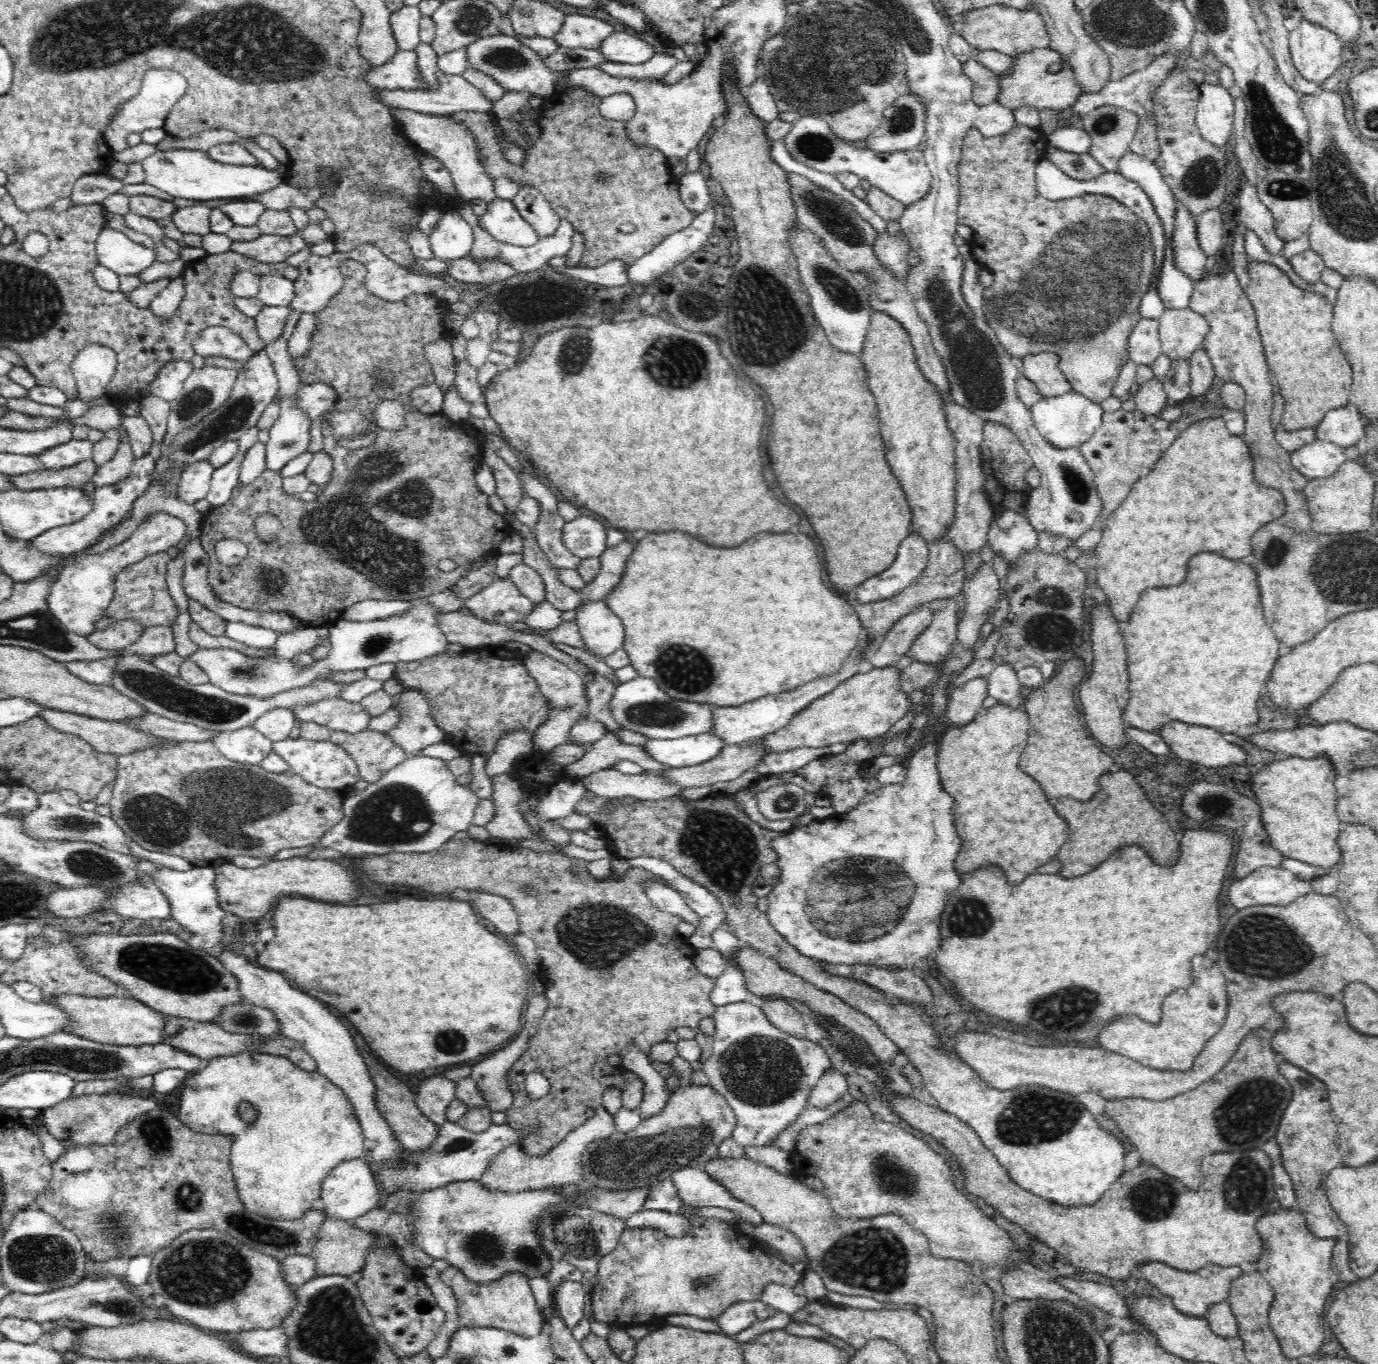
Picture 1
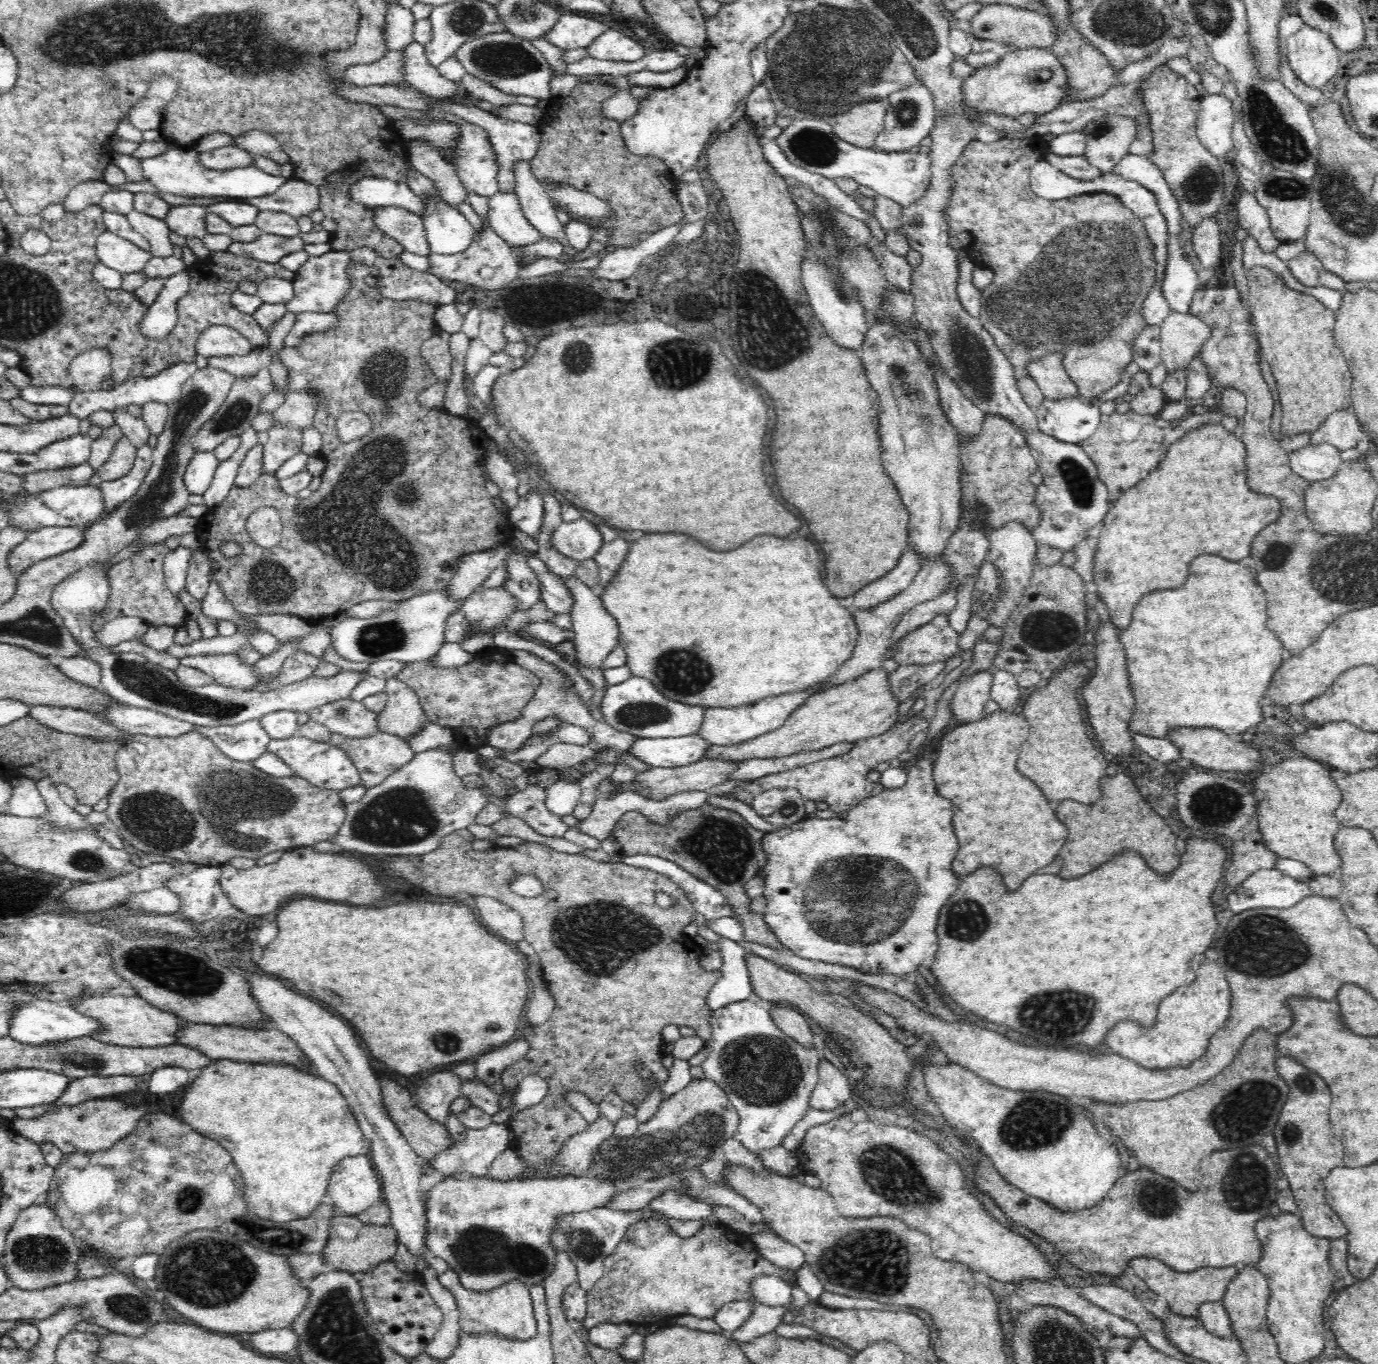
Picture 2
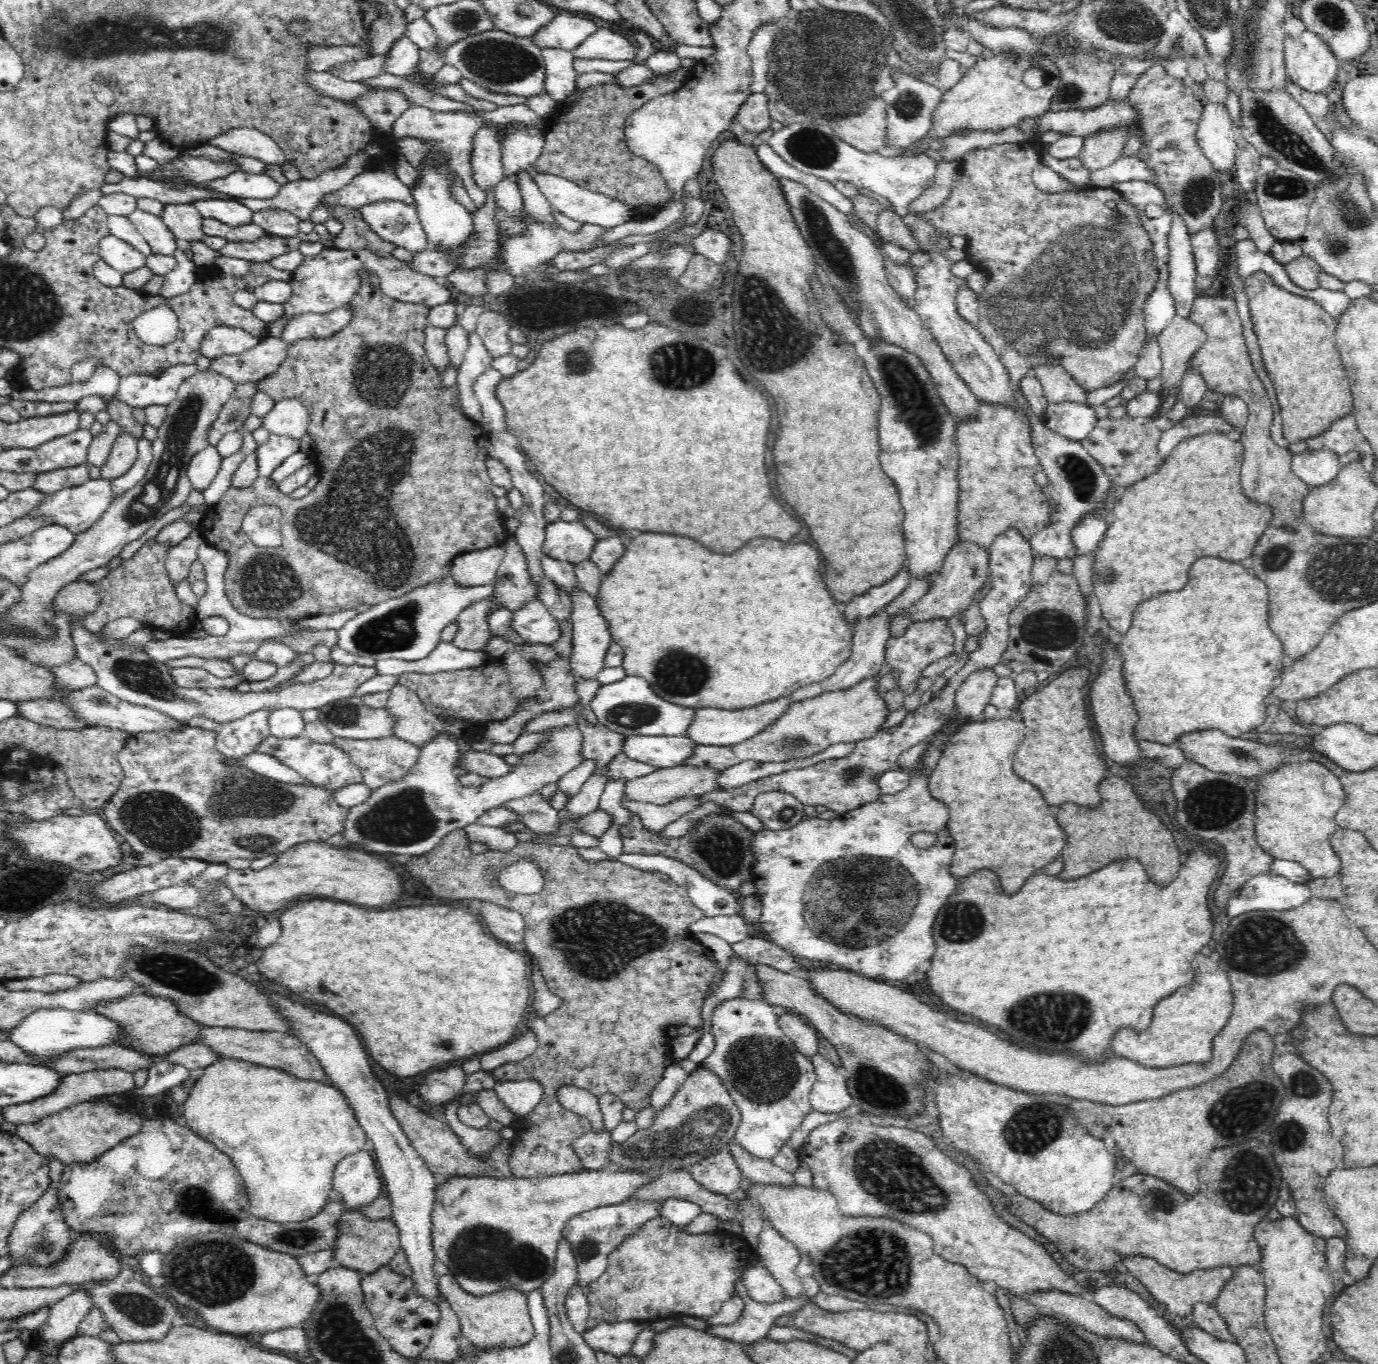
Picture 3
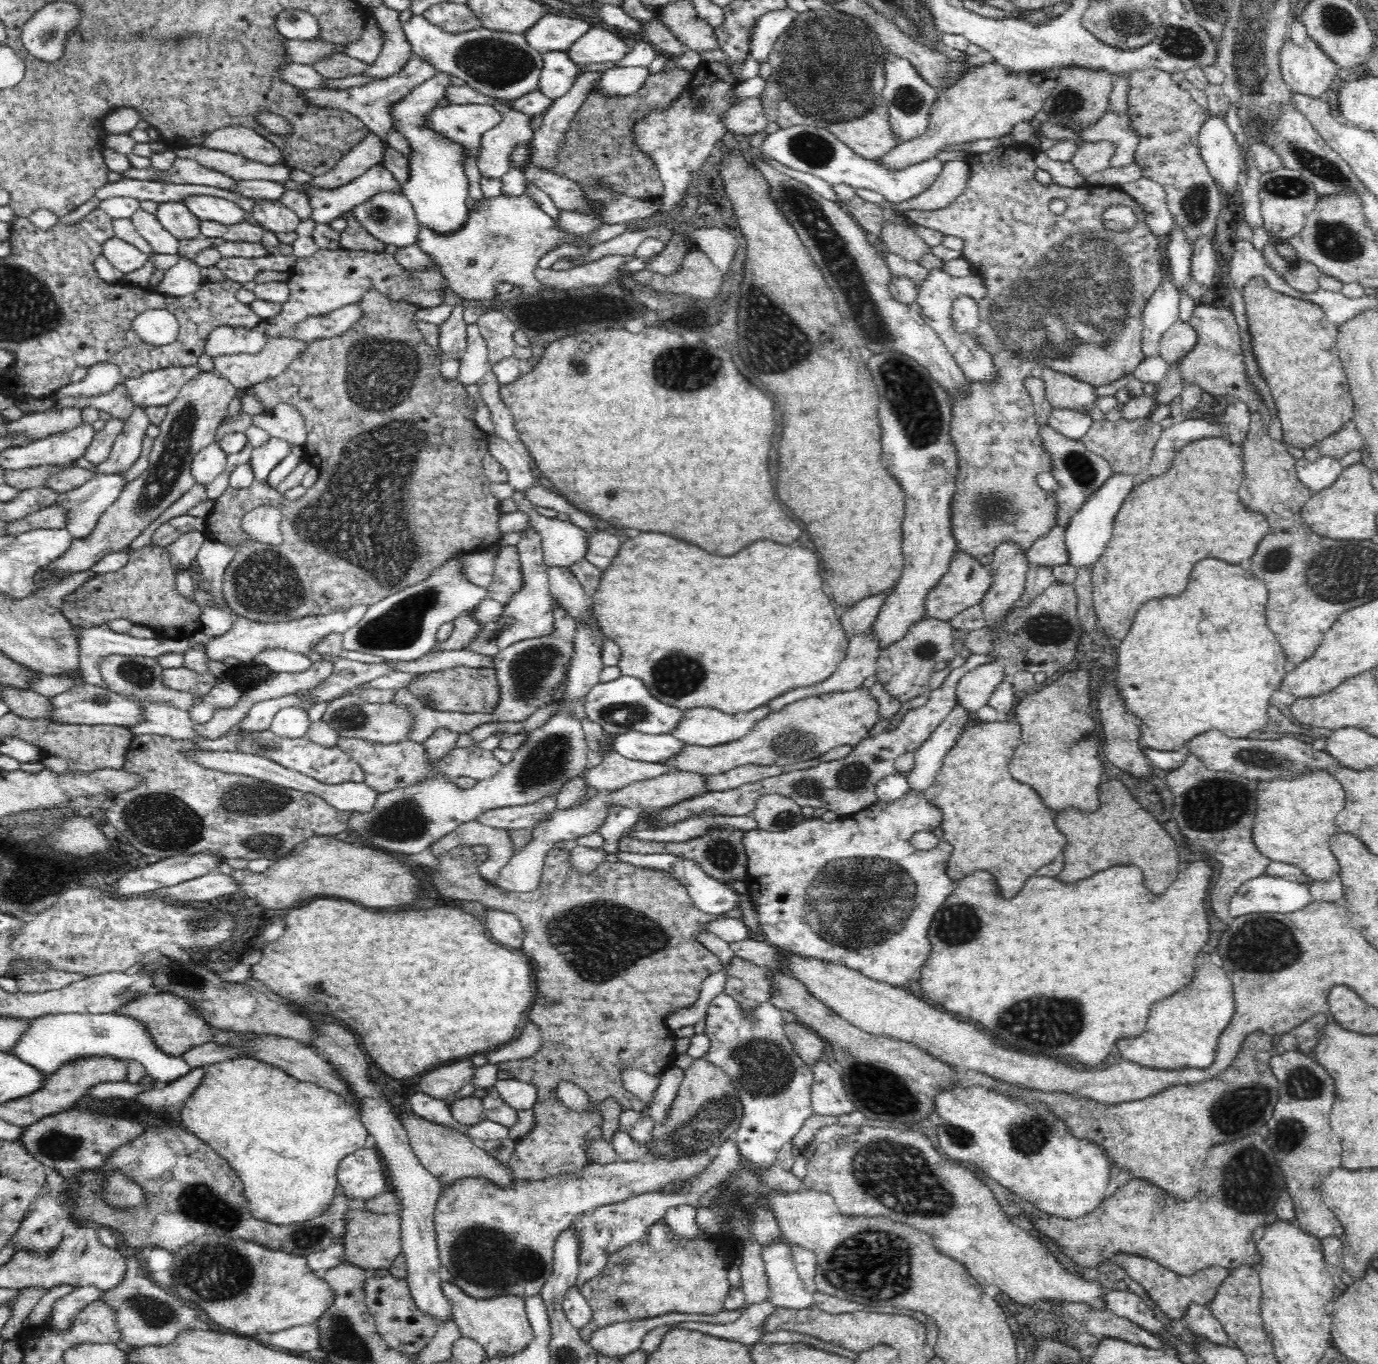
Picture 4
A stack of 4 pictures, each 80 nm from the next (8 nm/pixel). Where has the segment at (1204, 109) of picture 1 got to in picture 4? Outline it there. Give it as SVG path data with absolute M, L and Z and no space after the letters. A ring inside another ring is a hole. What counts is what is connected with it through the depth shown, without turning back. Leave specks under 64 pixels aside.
M1211 115L1202 124L1198 138L1201 157L1222 196L1232 194L1240 185L1242 150L1228 123L1216 115Z

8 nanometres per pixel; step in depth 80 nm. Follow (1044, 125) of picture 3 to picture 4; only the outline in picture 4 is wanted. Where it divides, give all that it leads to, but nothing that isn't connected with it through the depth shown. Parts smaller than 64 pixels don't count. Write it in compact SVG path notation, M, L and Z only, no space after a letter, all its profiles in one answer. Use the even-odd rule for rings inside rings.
M1106 110L1106 114L1104 114L1098 122L1094 122L1090 128L1086 128L1086 130L1075 130L1072 126L1072 129L1075 134L1083 140L1089 142L1102 142L1102 140L1104 140L1116 146L1109 162L1110 166L1120 168L1120 166L1126 166L1126 164L1135 162L1135 152L1139 143L1139 134L1131 127L1130 117L1127 114L1116 114L1115 112Z

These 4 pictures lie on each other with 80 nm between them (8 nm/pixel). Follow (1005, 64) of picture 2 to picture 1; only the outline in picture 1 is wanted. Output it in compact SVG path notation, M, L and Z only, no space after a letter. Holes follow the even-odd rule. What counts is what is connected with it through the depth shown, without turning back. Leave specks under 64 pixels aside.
M1050 47L1034 50L1013 58L1014 70L1011 73L999 74L1000 94L994 102L1014 111L1022 106L1035 106L1038 110L1067 109L1082 94L1074 71L1062 55Z

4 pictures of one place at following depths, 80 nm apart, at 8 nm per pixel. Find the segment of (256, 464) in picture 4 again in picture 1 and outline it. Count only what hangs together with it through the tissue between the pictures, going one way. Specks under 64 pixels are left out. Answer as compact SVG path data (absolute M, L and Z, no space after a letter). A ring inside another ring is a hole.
M295 394L282 401L279 418L269 429L269 440L265 445L267 470L278 473L292 458L296 458L295 456L306 452L308 449L312 419L308 419L308 415L306 415L302 409L298 409L296 402L298 402L298 397L296 397Z

